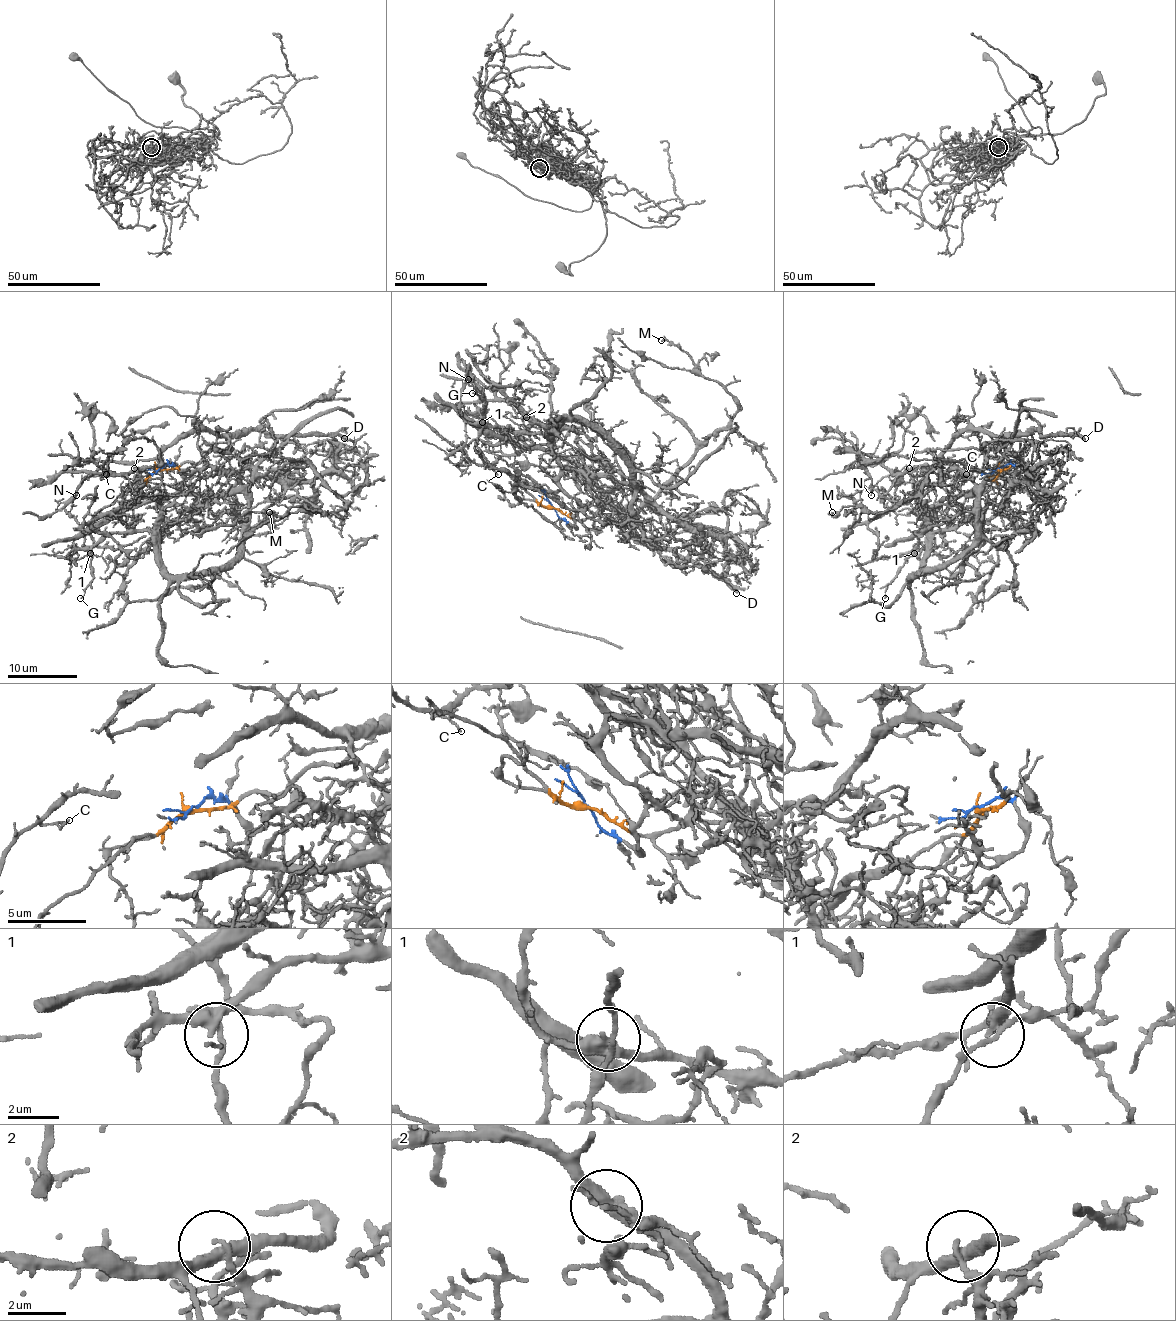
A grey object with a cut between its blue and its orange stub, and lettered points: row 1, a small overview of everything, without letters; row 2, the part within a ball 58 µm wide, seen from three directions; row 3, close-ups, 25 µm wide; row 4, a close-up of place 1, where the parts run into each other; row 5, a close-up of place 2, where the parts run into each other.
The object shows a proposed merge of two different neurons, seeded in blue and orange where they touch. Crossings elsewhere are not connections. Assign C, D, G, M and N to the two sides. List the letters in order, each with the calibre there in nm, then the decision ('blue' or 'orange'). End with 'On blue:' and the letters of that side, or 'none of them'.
C: 80 nm thick; orange
D: 320 nm thick; orange
G: 100 nm thick; orange
M: 160 nm thick; blue
N: 160 nm thick; orange
On blue: M

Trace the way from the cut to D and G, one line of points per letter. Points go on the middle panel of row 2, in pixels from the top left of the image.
D: (553, 507), (572, 519), (621, 510), (621, 519), (645, 543), (675, 550), (687, 559), (697, 560), (737, 593)
G: (553, 507), (543, 507), (515, 477), (491, 467), (484, 460), (475, 446), (482, 424), (484, 401), (472, 392)

